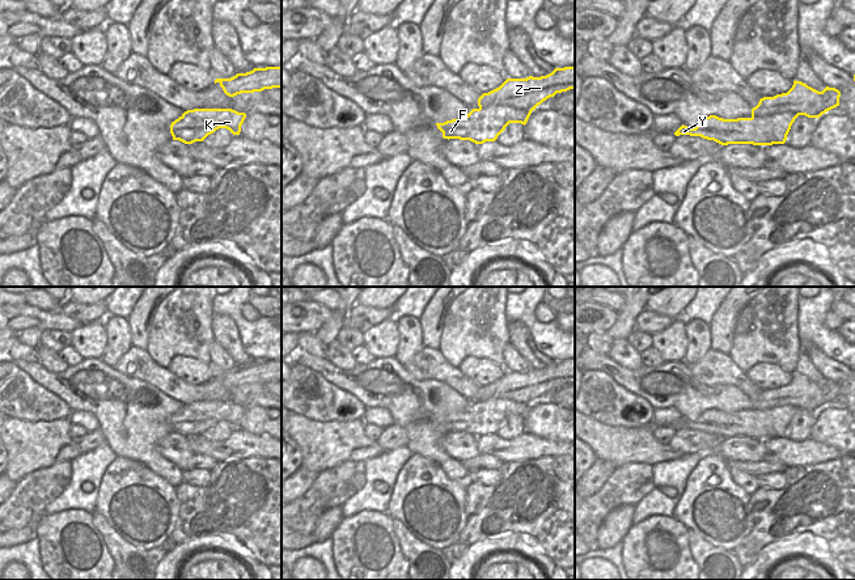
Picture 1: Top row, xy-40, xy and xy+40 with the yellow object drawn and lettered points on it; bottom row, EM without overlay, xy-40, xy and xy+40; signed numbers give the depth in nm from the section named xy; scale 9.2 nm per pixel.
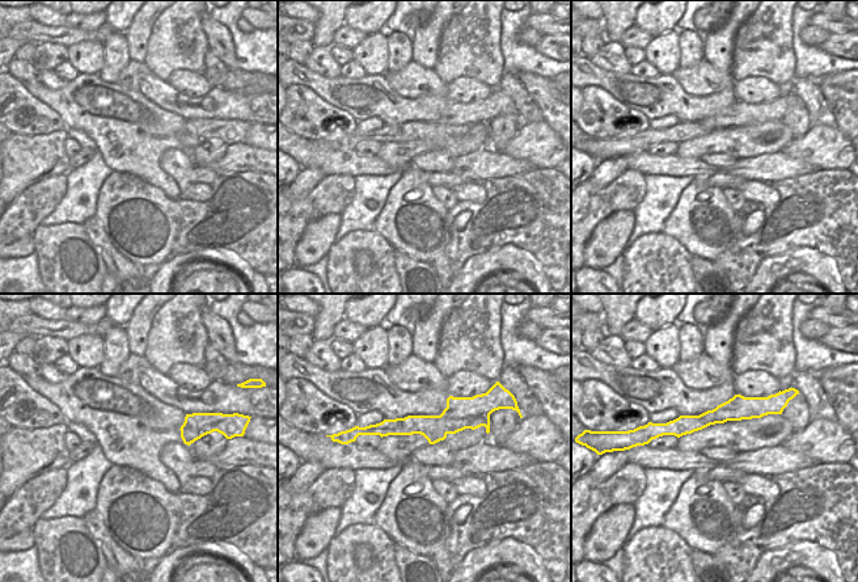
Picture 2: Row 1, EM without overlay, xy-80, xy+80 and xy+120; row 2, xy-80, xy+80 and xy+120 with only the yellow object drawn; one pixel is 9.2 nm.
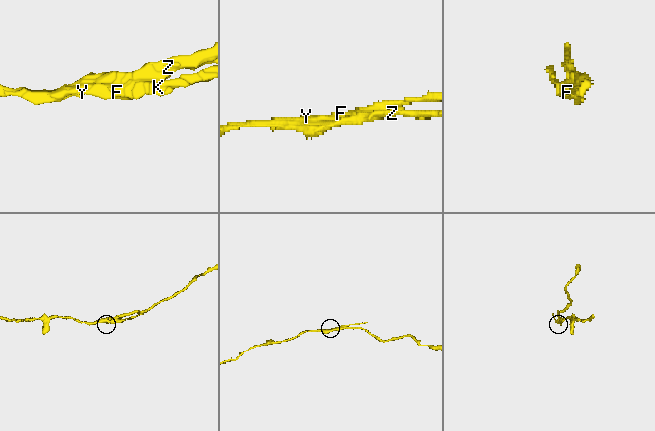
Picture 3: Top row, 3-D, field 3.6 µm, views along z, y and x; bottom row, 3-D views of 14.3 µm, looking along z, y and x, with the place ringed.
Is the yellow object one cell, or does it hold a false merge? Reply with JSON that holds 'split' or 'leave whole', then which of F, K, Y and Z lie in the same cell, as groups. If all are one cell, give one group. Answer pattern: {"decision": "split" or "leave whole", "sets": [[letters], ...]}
{"decision": "split", "sets": [["F", "K", "Y"], ["Z"]]}

